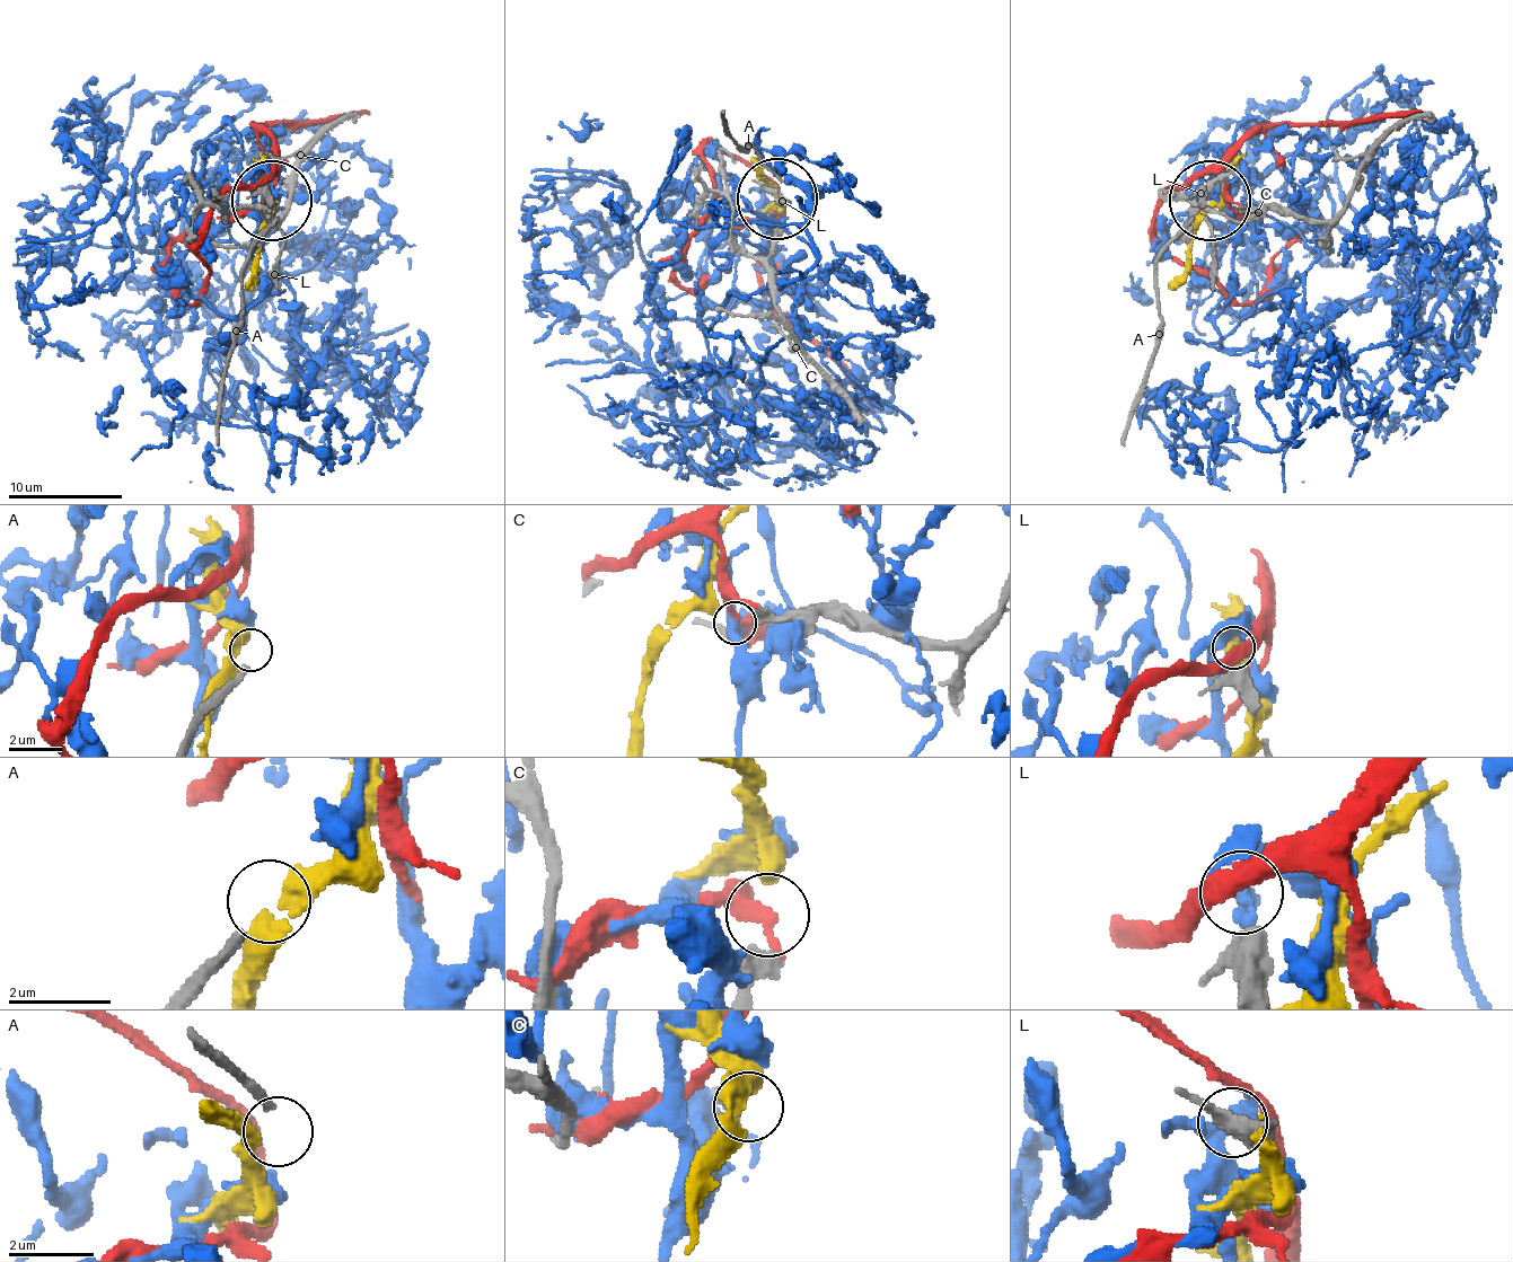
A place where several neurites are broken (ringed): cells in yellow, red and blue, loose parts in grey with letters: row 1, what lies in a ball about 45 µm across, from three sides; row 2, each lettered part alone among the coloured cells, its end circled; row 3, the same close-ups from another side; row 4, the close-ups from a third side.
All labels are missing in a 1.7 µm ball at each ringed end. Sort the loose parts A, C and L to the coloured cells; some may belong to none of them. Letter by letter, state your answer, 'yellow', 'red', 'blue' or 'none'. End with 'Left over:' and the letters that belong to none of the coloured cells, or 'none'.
A: none
C: yellow
L: none
Left over: A, L

